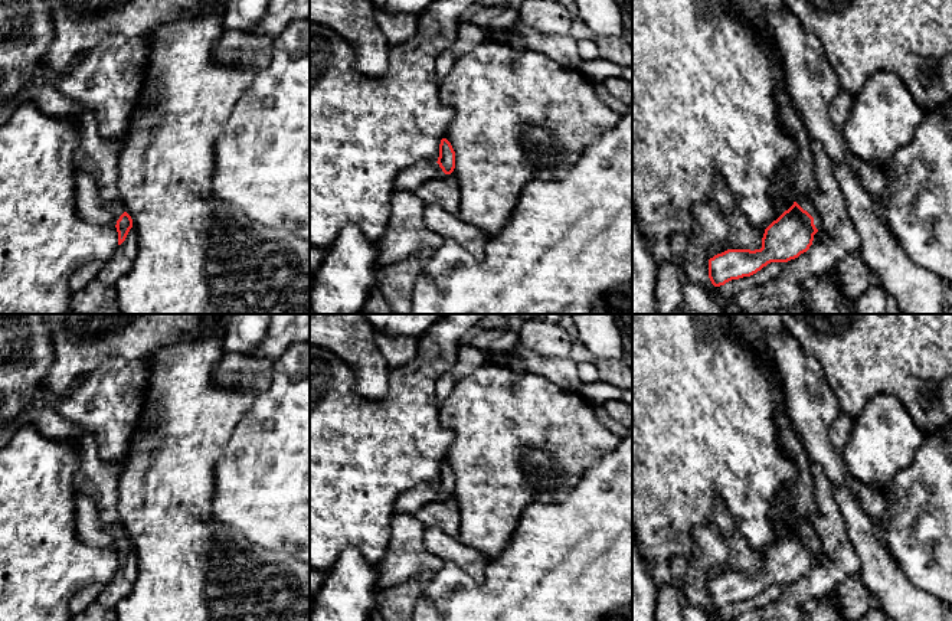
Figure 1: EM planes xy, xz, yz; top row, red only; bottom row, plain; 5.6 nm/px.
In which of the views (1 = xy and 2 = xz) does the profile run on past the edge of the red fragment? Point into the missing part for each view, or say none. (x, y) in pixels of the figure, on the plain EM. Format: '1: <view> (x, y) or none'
1: xy (90, 526)
2: xz (411, 502)

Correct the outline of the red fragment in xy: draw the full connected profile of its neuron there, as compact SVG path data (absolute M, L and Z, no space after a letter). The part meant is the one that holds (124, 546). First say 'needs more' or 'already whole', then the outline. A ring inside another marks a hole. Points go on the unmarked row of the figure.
needs more; M78 490L75 491L75 503L75 527L81 540L94 548L114 548L118 555L118 568L121 568L133 550L133 542L125 535L122 524L105 524L98 504Z

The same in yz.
needs more; M798 520L794 527L773 543L763 556L760 572L727 572L709 582L709 601L714 609L724 608L732 602L750 599L771 585L788 585L807 575L812 568L814 558L821 550L815 529L808 520Z

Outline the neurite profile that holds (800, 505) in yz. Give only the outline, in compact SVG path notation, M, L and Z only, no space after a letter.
M786 406L778 409L778 441L785 455L798 468L798 478L786 487L786 500L776 499L771 511L771 520L775 527L783 524L791 517L796 524L798 520L812 520L818 516L818 504L814 499L814 483L811 473L811 460L802 444Z

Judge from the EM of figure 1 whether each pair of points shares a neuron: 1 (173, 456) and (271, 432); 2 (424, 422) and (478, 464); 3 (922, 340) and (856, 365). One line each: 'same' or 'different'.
1: different
2: different
3: same

